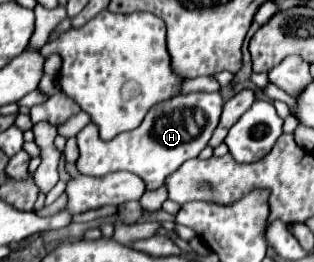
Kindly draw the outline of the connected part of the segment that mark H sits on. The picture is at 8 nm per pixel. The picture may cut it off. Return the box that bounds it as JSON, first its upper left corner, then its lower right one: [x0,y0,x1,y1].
[76,93,222,191]

